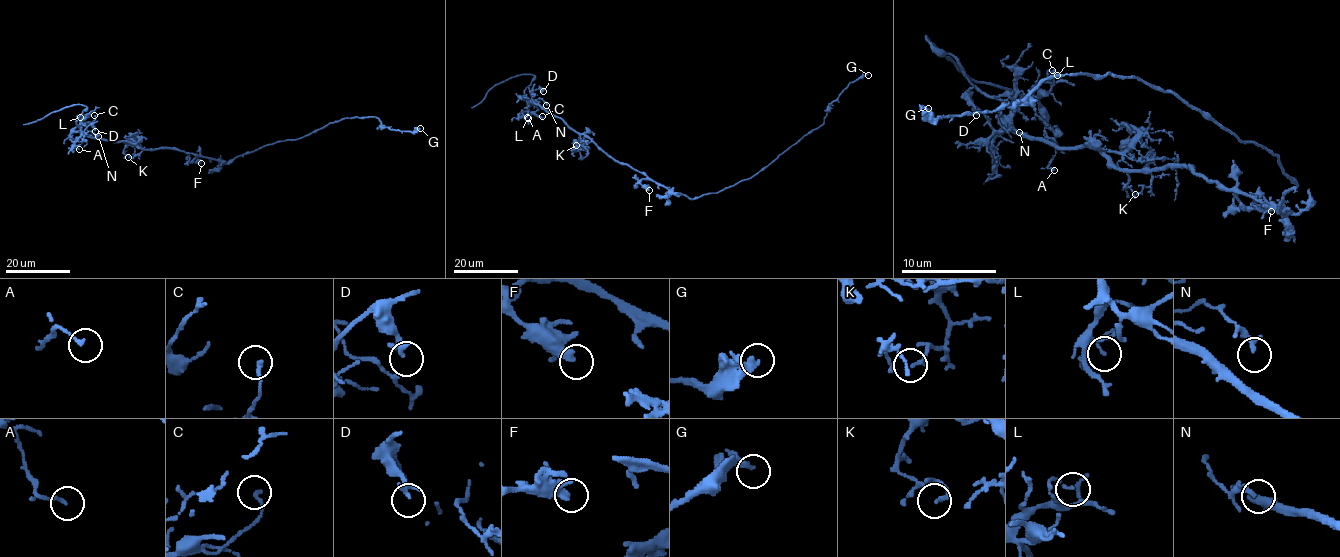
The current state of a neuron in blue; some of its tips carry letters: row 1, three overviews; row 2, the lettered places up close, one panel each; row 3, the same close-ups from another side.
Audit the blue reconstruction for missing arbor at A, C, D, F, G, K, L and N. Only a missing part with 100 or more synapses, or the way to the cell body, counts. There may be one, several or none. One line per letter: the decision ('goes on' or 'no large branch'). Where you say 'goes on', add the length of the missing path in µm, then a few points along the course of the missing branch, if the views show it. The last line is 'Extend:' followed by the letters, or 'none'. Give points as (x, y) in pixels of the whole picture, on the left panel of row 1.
A: no large branch
C: no large branch
D: no large branch
F: no large branch
G: no large branch
K: no large branch
L: no large branch
N: no large branch
Extend: none

